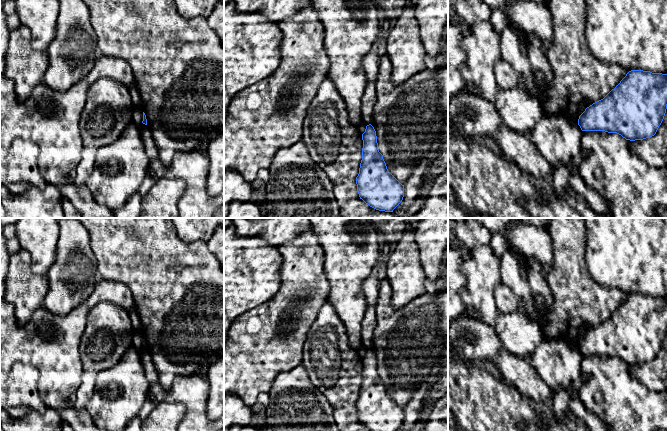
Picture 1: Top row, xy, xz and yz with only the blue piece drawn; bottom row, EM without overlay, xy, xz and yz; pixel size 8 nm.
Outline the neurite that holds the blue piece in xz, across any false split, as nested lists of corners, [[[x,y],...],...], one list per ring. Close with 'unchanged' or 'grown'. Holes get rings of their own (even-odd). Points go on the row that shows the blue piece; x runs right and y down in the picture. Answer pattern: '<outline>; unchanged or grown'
[[[371,124],[366,126],[362,140],[362,160],[356,177],[359,197],[376,210],[393,212],[403,200],[404,185],[388,171]]]; unchanged

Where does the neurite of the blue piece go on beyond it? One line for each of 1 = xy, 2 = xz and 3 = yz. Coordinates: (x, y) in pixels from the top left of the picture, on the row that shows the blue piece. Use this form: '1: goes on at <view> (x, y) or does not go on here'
1: does not go on here
2: does not go on here
3: does not go on here

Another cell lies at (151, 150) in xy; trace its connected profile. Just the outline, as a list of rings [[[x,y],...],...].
[[[142,123],[141,127],[139,128],[141,138],[143,140],[145,146],[145,152],[150,161],[158,159],[160,152],[157,149],[157,146],[154,142],[152,133],[148,125]]]

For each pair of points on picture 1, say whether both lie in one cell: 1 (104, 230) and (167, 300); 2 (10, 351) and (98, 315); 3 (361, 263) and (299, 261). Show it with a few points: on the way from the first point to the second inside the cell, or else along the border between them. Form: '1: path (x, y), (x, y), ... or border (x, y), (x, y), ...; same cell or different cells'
1: path (121, 247), (157, 283); same cell
2: border (101, 301), (90, 309), (79, 342); different cells
3: border (318, 239), (323, 252), (323, 269), (330, 285); different cells

